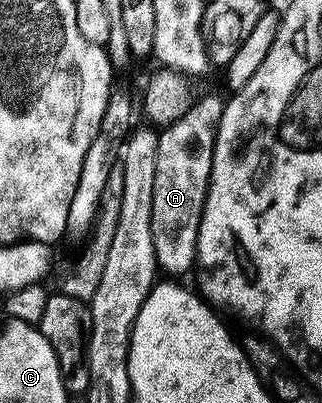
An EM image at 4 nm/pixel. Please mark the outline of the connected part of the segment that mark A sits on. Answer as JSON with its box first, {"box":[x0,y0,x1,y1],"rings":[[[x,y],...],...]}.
{"box":[151,98,225,277],"rings":[[[222,98],[202,99],[194,104],[194,114],[188,113],[178,123],[159,131],[157,177],[153,177],[151,232],[155,266],[162,274],[164,271],[167,277],[179,277],[175,275],[185,274],[197,263],[195,242],[199,236],[199,222],[203,216],[203,202],[207,200],[207,181],[211,177],[211,162],[215,152],[214,134],[210,130],[203,131],[203,127],[218,128],[225,106]]]}

